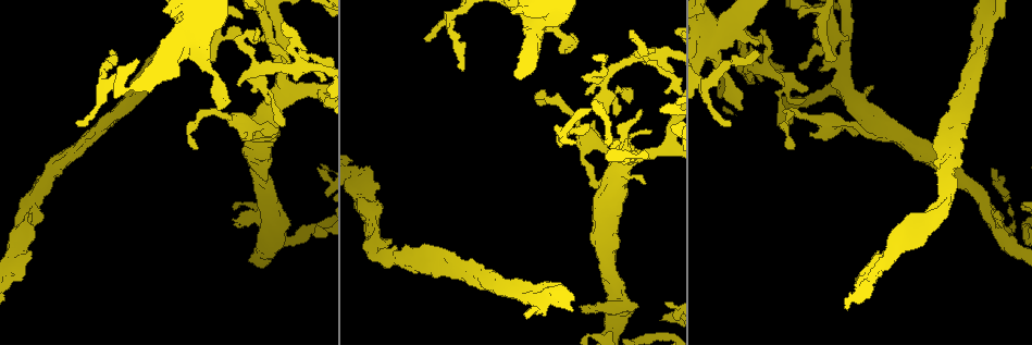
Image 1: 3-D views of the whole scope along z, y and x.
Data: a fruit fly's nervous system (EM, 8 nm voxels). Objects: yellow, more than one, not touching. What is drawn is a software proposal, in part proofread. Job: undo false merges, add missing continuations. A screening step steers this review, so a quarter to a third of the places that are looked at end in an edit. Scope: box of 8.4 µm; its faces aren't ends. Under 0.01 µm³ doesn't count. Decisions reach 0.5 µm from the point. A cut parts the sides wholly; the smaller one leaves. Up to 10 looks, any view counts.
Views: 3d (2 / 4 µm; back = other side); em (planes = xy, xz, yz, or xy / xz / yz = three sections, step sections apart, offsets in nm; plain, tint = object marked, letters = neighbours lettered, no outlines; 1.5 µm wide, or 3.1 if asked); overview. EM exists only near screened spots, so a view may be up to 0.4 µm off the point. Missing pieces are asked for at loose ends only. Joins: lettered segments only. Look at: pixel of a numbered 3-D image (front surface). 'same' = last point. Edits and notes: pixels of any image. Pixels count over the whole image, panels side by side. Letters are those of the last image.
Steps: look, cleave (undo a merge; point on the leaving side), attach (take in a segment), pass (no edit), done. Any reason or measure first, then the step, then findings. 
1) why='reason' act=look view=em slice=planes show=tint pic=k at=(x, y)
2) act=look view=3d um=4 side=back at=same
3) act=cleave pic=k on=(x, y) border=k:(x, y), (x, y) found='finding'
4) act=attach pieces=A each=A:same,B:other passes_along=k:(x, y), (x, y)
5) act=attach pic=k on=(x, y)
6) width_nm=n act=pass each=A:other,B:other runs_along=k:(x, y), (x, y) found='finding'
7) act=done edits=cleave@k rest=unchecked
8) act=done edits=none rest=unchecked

why='an open end' act=look view=em slice=planes show=tint pic=1 at=(859, 278)

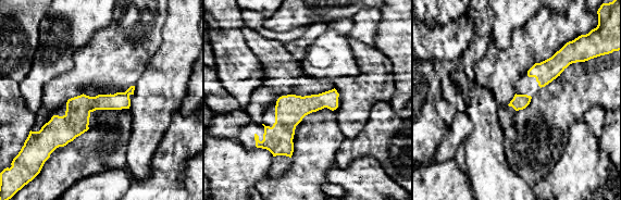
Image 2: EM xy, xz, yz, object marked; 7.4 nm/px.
why='what lies round it' act=look view=em slice=planes show=letters at=same

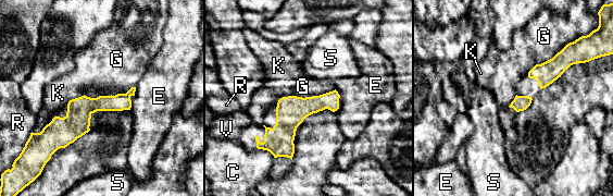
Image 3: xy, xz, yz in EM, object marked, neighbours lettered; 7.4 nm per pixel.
act=pass each=C:other,E:other,G:other,K:other,R:other,S:other,V:other runs_along=3:(132, 92), (45, 134) found='none of them fits'

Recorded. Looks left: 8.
act=look view=em slice=planes show=tint pic=1 at=(462, 70)

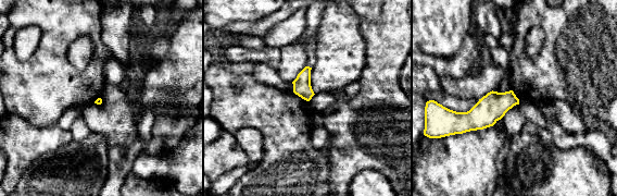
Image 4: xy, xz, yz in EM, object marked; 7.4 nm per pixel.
why='see the neighbours' act=look view=em slice=planes show=letters at=same

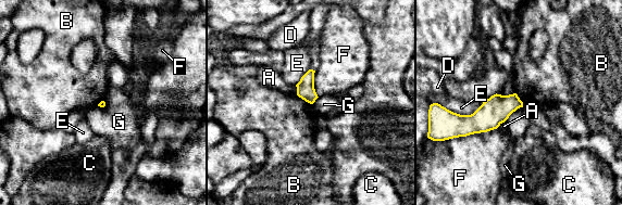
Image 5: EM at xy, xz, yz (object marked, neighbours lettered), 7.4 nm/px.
act=pass each=A:other,B:other,C:other,D:other,E:other,F:other,G:other border=5:(297, 94), (312, 104) found='no lettered segment goes on from it'

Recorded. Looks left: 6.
why='free end' act=look view=3d um=4 pic=1 at=(427, 39)

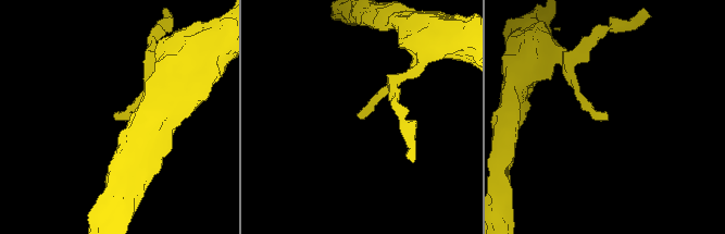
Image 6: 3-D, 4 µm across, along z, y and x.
act=look view=em slice=planes show=letters pic=6 at=(116, 120)

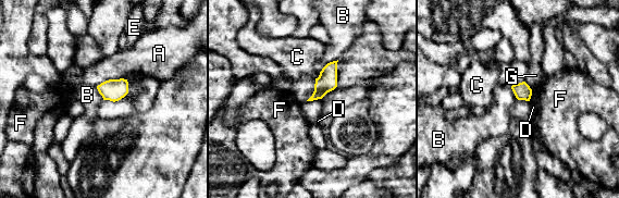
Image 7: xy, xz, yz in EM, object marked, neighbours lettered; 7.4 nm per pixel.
act=pass each=A:other,B:other,C:other,D:other,E:other,F:other,G:other border=7:(337, 59), (329, 62), (320, 72) found='none of them fits'

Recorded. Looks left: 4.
why='thin end' act=look view=3d um=4 pic=1 at=(236, 39)

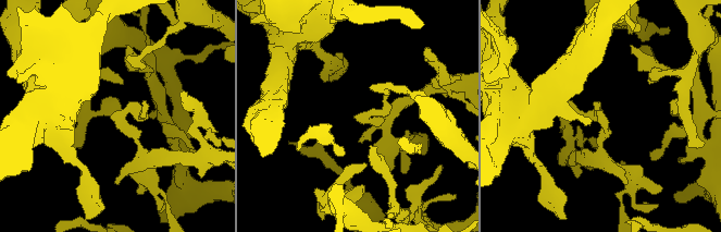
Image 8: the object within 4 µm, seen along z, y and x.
why='shape alone is not enough' act=look view=em slice=planes show=letters pic=8 at=(601, 116)

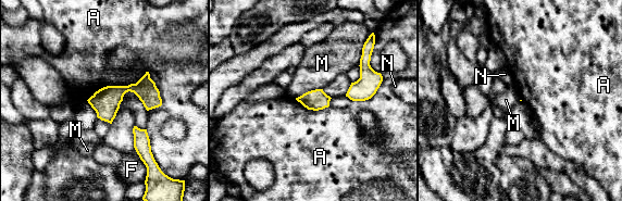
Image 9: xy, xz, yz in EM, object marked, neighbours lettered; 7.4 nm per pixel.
longest_contact=A:400nm act=pass each=A:other,F:other,M:other,N:other found='no lettered segment goes on from it'

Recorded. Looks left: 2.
act=done edits=none rest=unchecked

